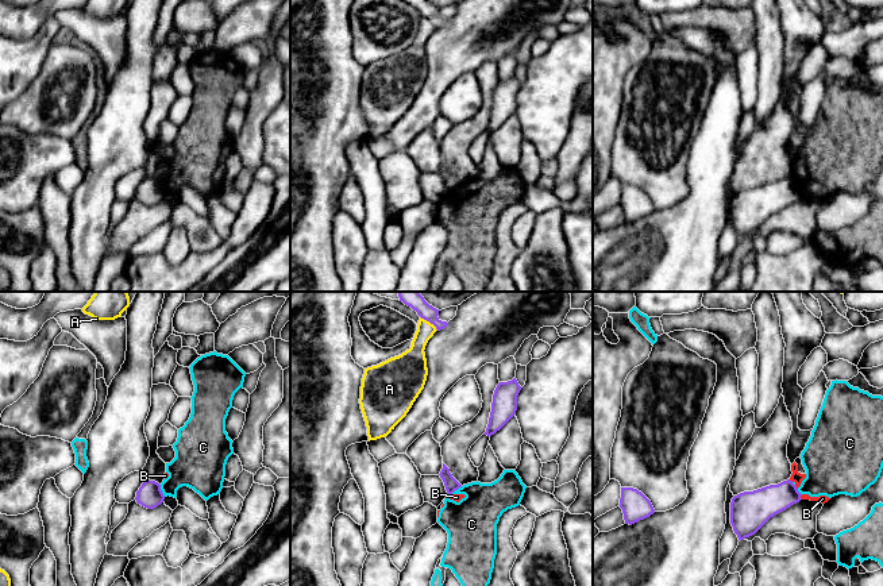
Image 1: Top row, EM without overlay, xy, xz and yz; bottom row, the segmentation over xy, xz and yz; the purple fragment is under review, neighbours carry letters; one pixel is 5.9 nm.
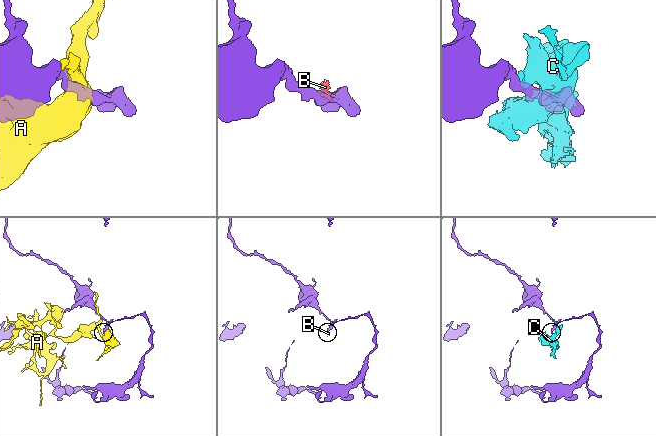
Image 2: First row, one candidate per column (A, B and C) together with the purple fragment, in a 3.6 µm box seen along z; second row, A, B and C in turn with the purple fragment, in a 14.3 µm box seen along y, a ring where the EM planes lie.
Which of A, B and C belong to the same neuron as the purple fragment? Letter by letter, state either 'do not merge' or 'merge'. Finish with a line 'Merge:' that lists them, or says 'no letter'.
A: do not merge
B: do not merge
C: do not merge
Merge: no letter

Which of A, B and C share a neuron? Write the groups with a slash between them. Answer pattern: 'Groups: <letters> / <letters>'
Groups: A / B C

